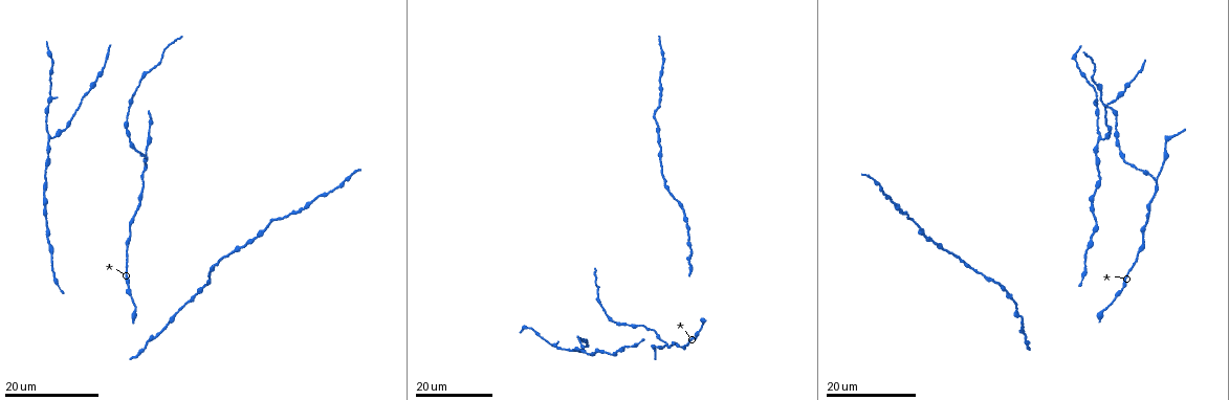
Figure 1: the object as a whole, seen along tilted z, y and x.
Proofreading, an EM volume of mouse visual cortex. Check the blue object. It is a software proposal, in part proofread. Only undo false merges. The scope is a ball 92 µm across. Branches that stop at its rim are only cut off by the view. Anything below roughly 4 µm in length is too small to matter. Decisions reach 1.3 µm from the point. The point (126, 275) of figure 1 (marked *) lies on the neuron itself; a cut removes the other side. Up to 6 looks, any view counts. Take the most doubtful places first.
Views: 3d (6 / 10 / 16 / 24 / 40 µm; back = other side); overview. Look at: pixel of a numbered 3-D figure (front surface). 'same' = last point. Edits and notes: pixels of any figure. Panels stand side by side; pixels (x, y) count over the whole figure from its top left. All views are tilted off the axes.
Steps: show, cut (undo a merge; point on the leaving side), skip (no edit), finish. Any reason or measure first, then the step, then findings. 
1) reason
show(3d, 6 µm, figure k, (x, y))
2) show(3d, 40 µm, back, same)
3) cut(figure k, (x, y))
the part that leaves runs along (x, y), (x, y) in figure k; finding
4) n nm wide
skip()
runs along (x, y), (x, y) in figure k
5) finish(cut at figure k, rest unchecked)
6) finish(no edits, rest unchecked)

show(3d, 16 µm, figure 1, (1114, 111))

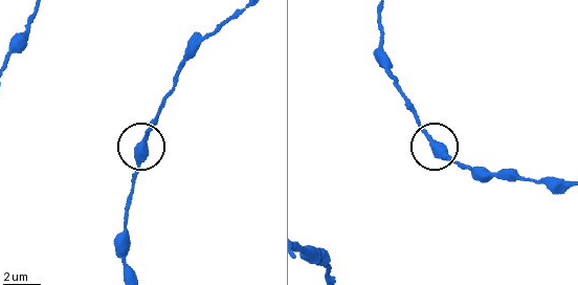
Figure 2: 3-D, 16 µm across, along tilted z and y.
show(3d, 10 µm, figure 2, (138, 149))

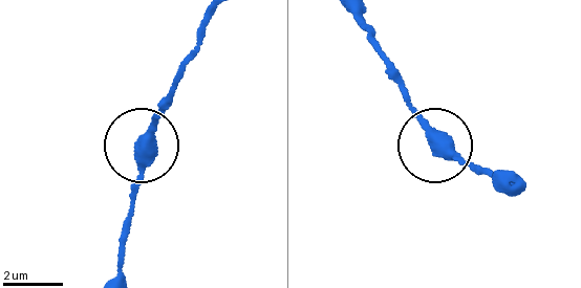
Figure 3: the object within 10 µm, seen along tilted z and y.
side arm 23 µm
skip()
runs along (121, 268), (121, 230), (142, 171), (142, 145), (166, 105) in figure 3; one neuron here

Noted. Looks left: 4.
small branch off a trunk
show(3d, 16 µm, figure 1, (143, 168))

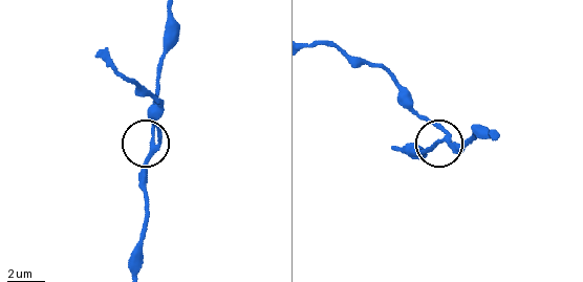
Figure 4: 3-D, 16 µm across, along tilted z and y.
show(3d, 10 µm, figure 4, (444, 136))

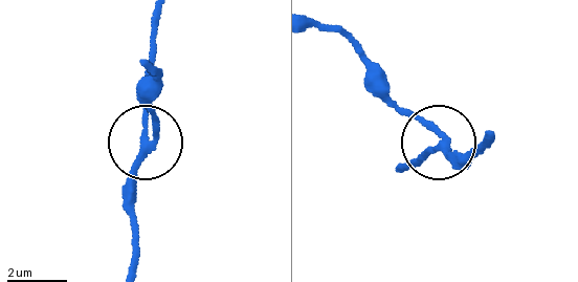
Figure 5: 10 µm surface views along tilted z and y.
skip()
runs along (129, 269), (146, 72) in figure 5; one neuron here

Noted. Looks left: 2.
show(3d, 16 µm, figure 1, (1121, 92))

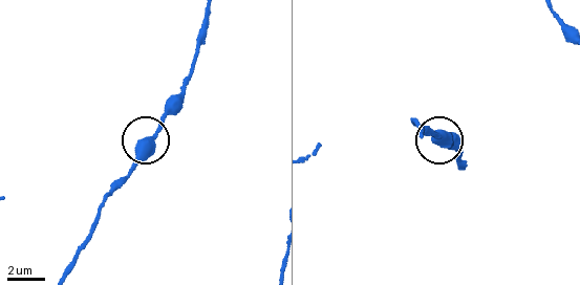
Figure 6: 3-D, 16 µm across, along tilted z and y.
show(3d, 10 µm, figure 6, (151, 140))

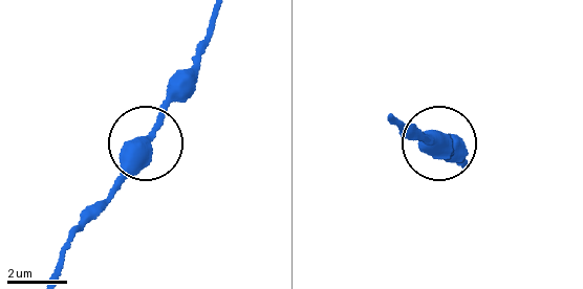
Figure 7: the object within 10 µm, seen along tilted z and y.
skip()
continuous, no second neuron

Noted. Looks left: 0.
finish(no edits, rest unchecked)

